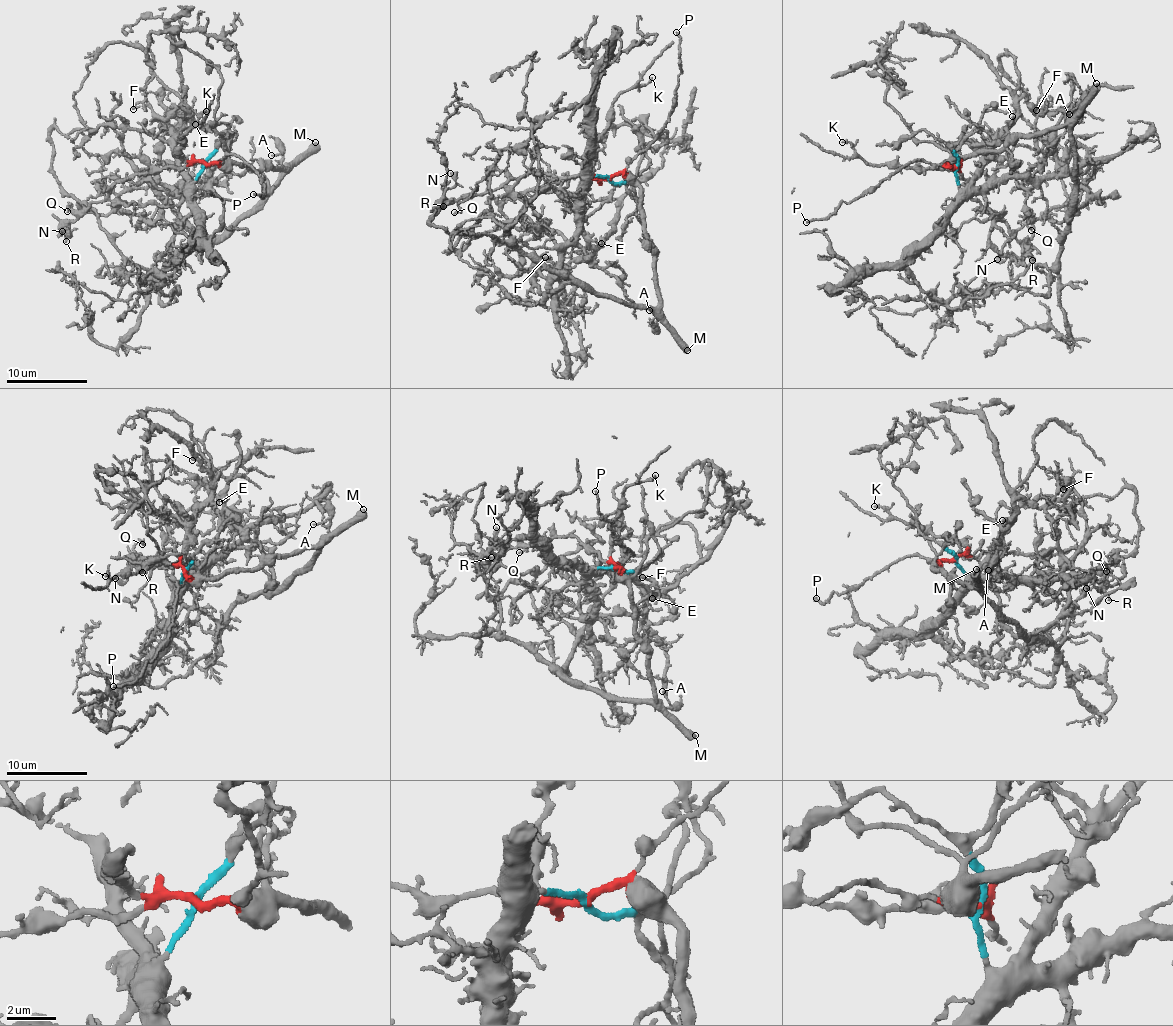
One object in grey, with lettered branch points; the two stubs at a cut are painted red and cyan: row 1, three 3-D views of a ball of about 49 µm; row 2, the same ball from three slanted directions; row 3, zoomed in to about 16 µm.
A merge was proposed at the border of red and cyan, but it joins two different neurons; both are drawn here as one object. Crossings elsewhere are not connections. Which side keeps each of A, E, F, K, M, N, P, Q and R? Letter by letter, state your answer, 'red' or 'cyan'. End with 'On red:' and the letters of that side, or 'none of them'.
A: red
E: cyan
F: cyan
K: red
M: red
N: red
P: red
Q: red
R: red
On red: A, K, M, N, P, Q, R

